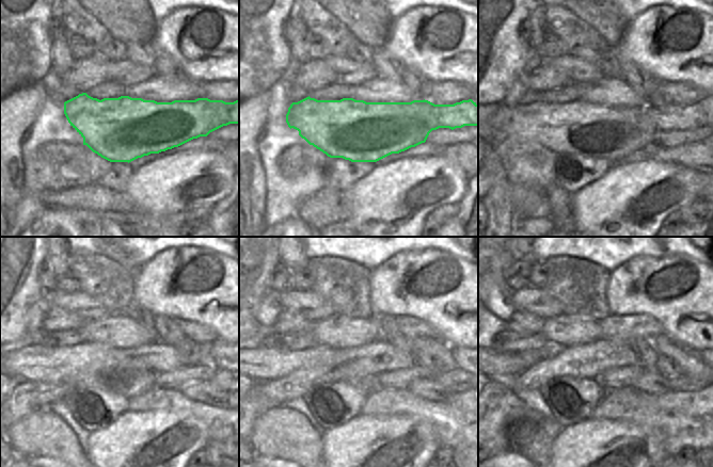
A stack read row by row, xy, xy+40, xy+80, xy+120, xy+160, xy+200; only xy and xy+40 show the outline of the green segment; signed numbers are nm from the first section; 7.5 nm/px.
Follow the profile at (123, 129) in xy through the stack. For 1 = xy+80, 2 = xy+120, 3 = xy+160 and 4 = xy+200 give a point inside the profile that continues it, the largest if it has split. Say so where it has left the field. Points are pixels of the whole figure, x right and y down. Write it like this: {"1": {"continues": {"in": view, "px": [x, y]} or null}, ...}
{"1": {"continues": {"in": "xy+80", "px": [583, 128]}}, "2": {"continues": {"in": "xy+120", "px": [96, 365]}}, "3": {"continues": {"in": "xy+160", "px": [267, 364]}}, "4": {"continues": {"in": "xy+200", "px": [500, 364]}}}

